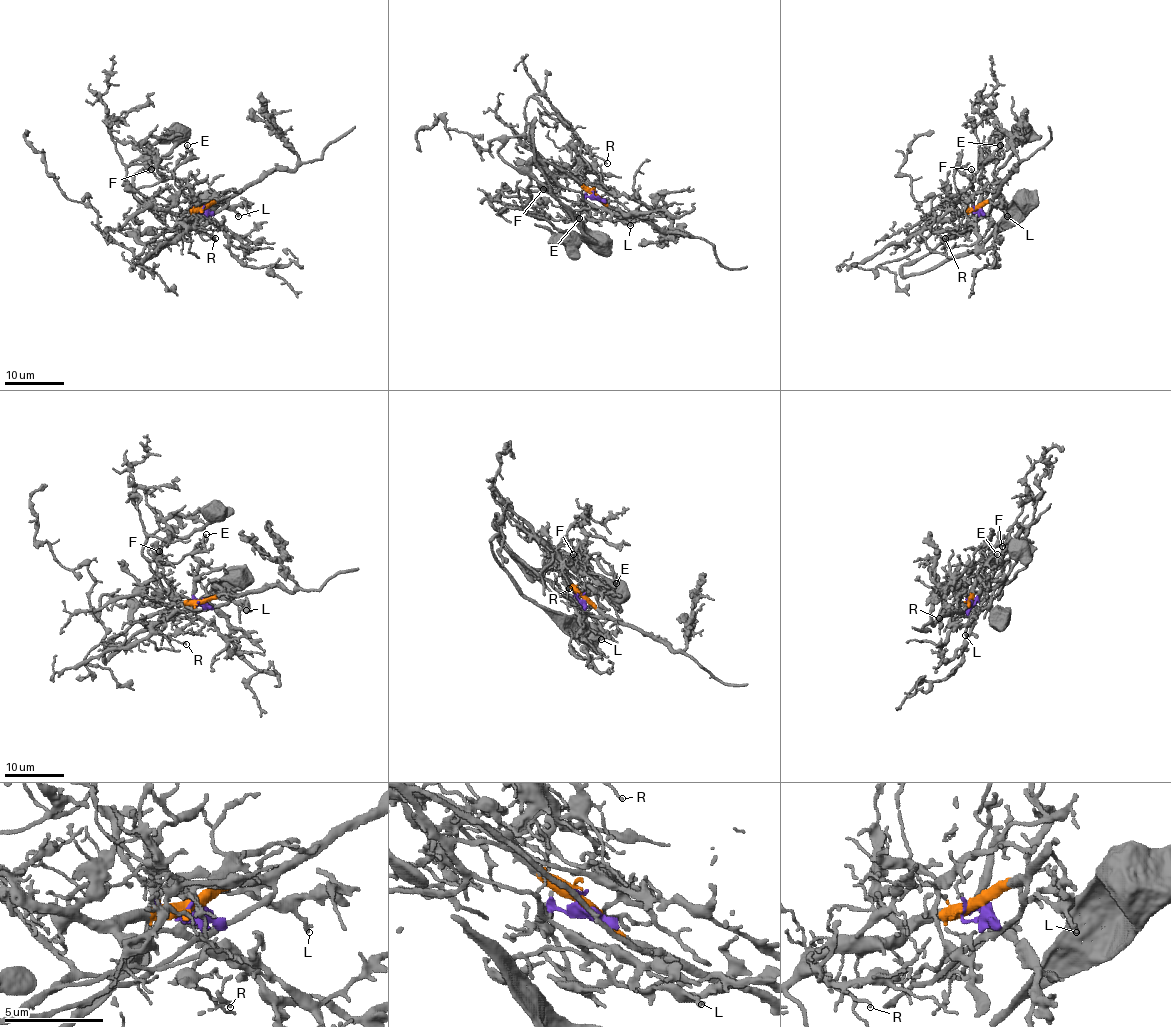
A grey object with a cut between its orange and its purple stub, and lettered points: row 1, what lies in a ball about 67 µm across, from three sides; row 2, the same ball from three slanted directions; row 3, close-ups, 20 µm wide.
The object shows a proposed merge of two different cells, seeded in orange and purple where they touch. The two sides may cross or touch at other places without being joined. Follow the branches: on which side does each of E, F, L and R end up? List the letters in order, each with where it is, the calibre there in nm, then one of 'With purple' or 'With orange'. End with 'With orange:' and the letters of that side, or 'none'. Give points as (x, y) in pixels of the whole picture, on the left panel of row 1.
E: Place: (187, 145). Thickness 130 nm. With purple
F: Place: (151, 169). Thickness 140 nm. With purple
L: Place: (238, 216). Thickness 200 nm. With purple
R: Place: (215, 238). Thickness 110 nm. With orange
With orange: R

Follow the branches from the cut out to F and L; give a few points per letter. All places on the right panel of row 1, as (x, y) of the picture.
F: (978, 208), (981, 213), (971, 230), (974, 191), (971, 169)
L: (978, 208), (986, 215), (996, 205), (1001, 205), (1007, 216)

